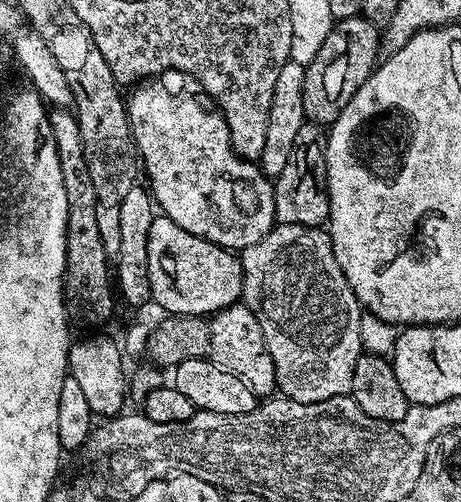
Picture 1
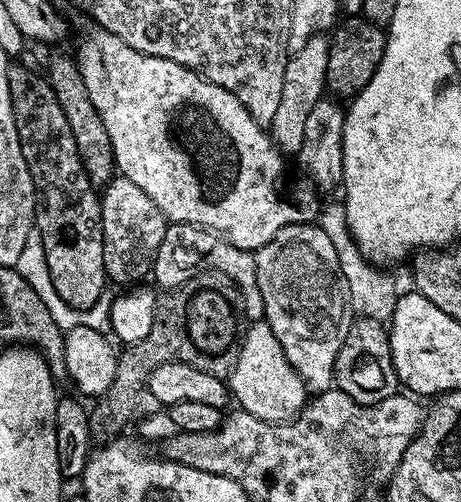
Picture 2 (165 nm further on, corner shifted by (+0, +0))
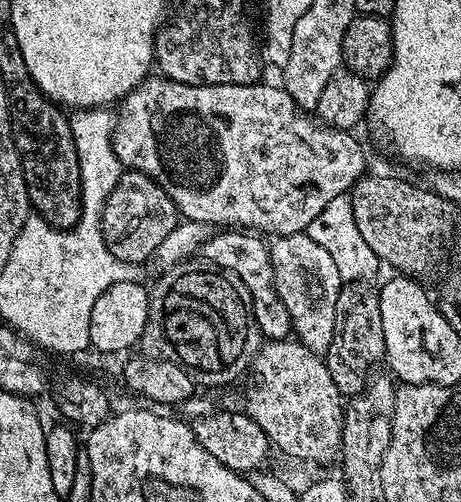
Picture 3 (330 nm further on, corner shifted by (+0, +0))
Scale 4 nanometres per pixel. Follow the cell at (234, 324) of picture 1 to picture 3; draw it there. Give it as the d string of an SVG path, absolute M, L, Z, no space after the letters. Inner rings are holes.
M295 338L270 340L261 343L258 354L252 359L252 367L247 373L248 405L246 411L266 434L269 445L296 460L313 460L316 464L328 464L342 452L340 439L344 429L344 404L334 378L330 378L327 363L317 353L308 349Z

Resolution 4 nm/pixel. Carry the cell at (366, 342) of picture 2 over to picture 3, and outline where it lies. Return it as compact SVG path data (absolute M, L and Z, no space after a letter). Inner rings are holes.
M362 280L345 283L338 294L334 338L326 353L326 363L334 386L338 386L344 398L358 395L370 379L371 368L385 359L380 294L372 286Z

